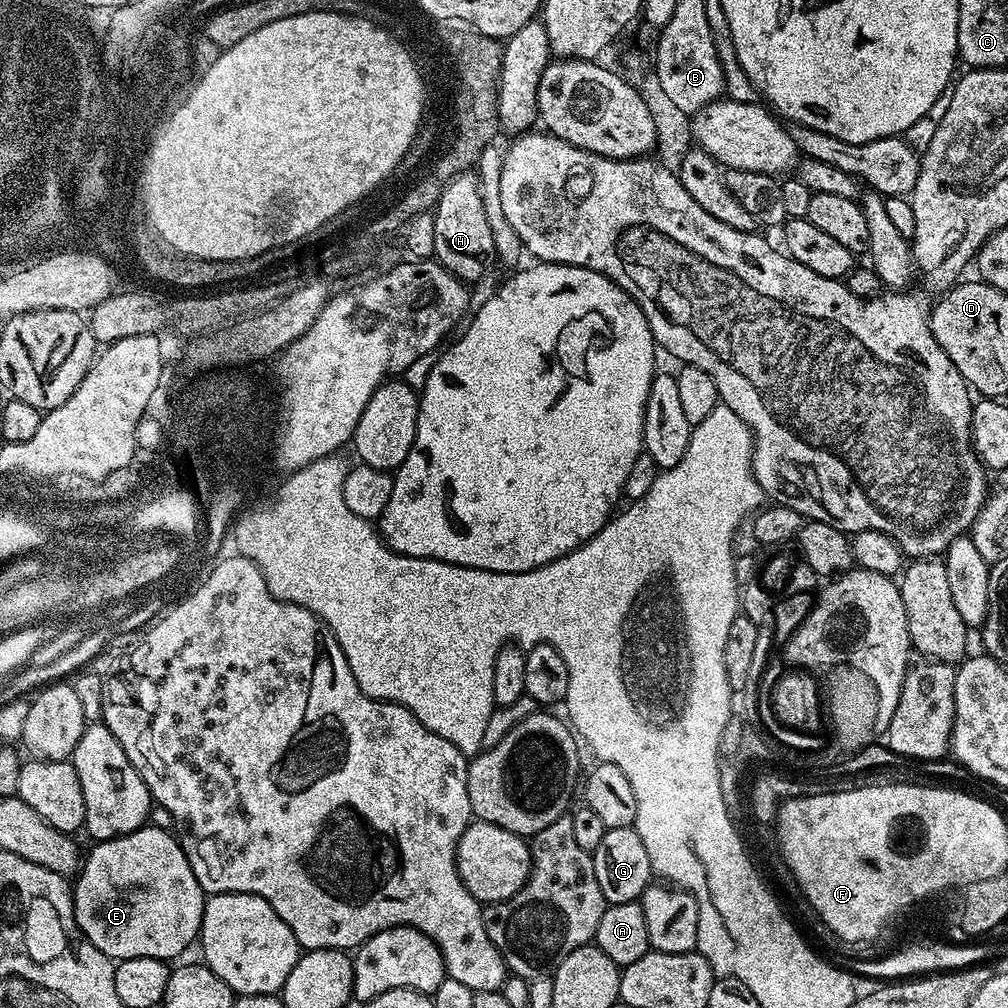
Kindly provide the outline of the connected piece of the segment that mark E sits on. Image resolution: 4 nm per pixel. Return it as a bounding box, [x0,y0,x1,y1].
[72,826,206,962]

